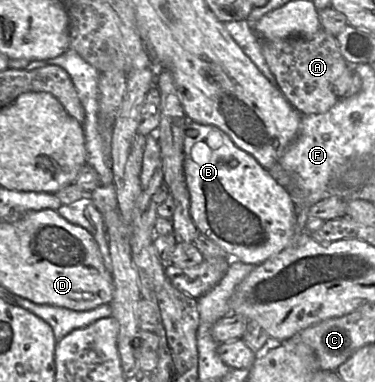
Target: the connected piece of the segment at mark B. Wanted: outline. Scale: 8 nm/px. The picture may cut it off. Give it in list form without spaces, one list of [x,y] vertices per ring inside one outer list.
[[[189,121],[185,132],[183,152],[183,169],[186,186],[190,196],[190,215],[198,231],[205,234],[213,242],[224,249],[231,258],[240,260],[244,263],[253,264],[255,266],[263,263],[292,244],[296,234],[297,214],[297,209],[292,196],[286,188],[276,181],[269,170],[265,169],[251,154],[236,146],[232,139],[225,132],[214,125],[204,125]]]

